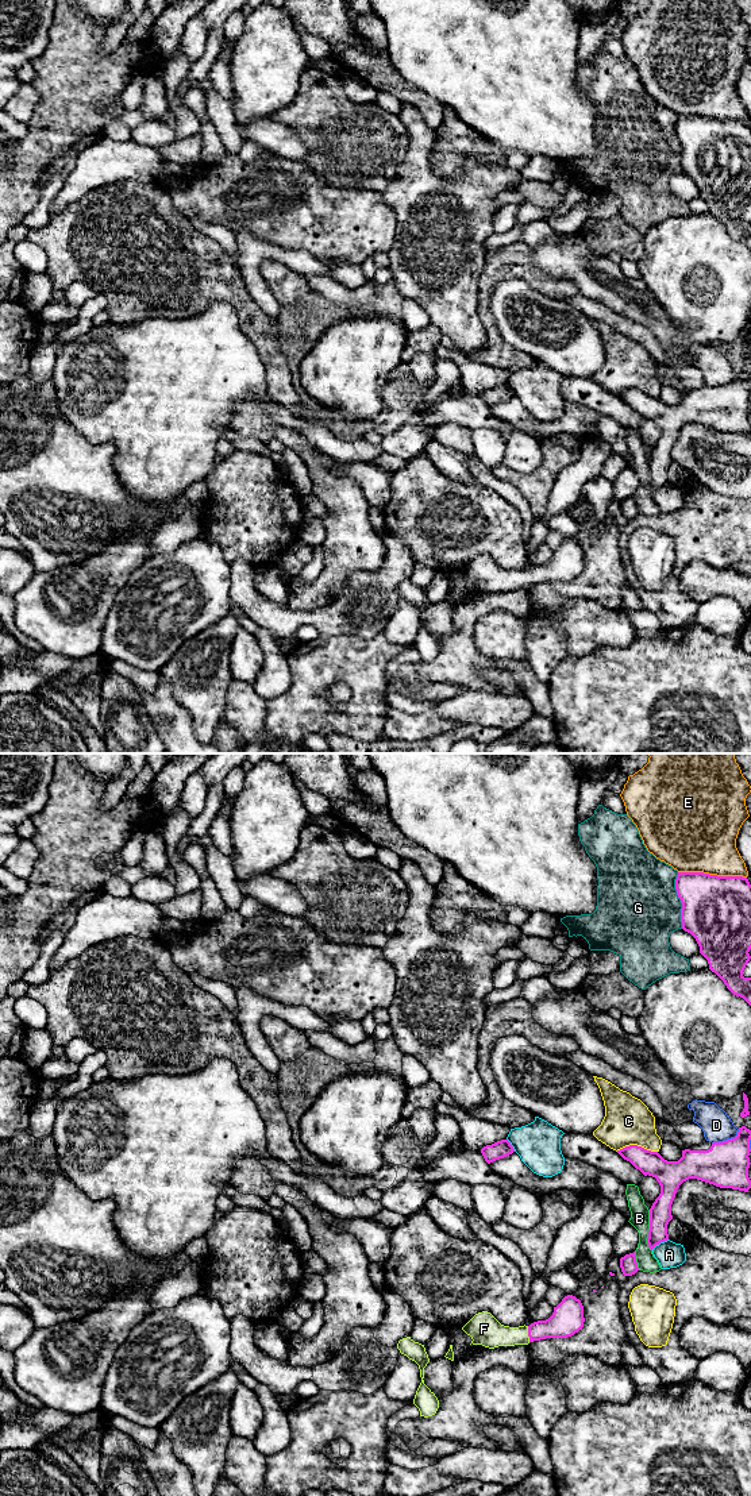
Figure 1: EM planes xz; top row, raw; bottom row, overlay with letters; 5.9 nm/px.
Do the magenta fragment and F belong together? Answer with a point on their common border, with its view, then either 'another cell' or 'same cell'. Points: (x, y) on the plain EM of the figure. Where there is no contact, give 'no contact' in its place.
contact xz (528, 578); same cell

